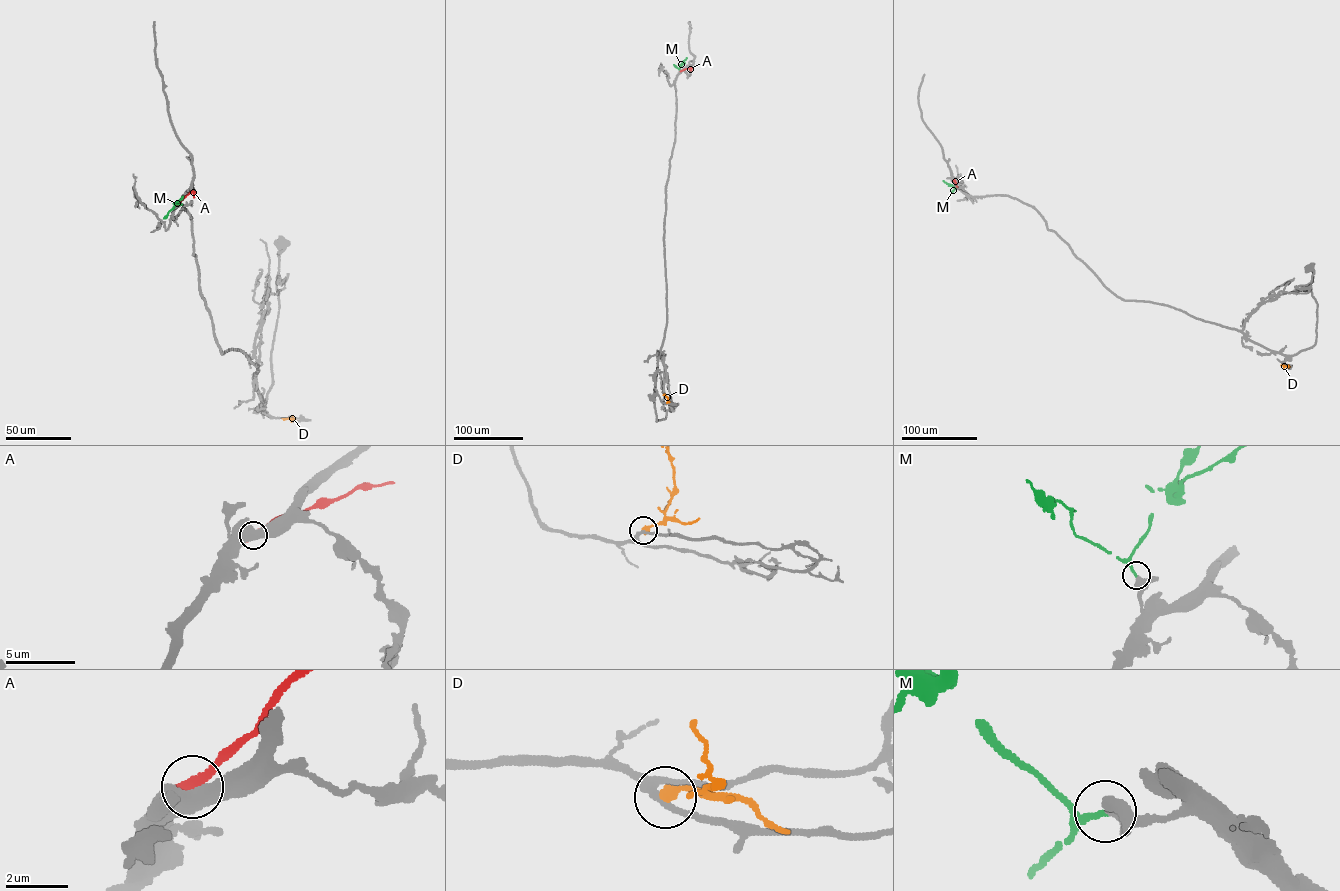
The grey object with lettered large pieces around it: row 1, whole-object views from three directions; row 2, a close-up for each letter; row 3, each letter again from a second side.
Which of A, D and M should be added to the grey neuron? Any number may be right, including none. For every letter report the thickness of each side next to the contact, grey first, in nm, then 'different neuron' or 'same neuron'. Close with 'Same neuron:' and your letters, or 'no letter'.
A: 600/320 nm | different neuron
D: 200/340 nm | different neuron
M: 300/170 nm | same neuron
Same neuron: M

